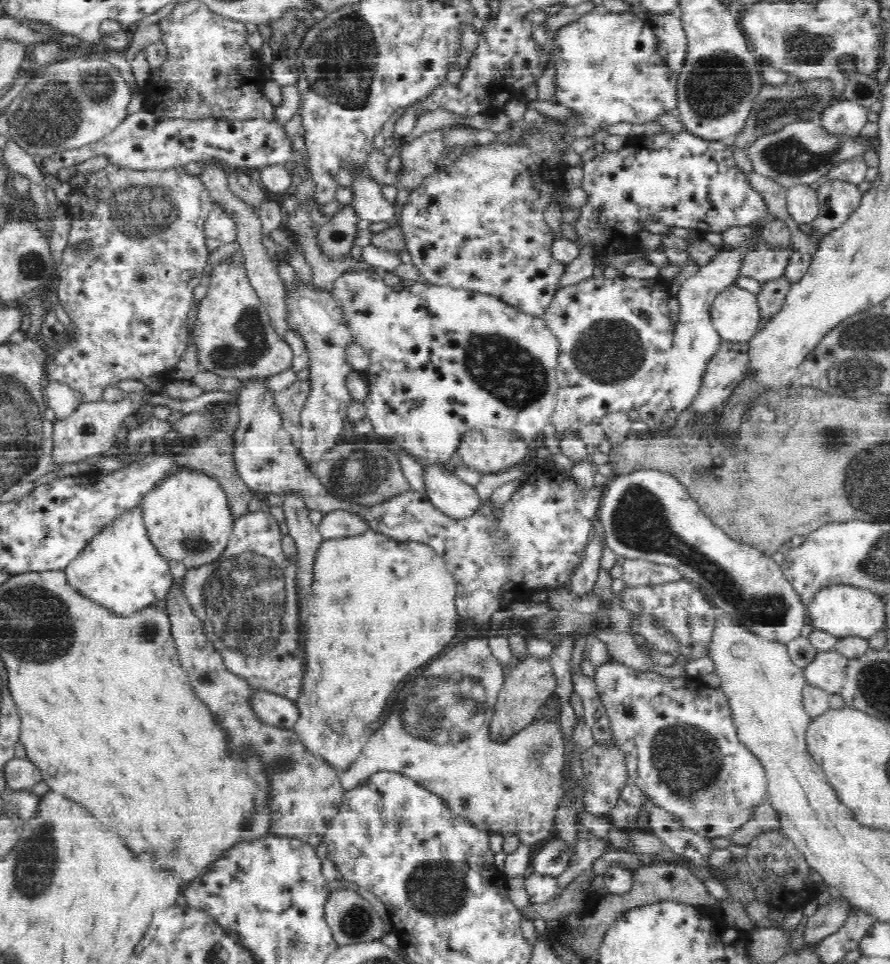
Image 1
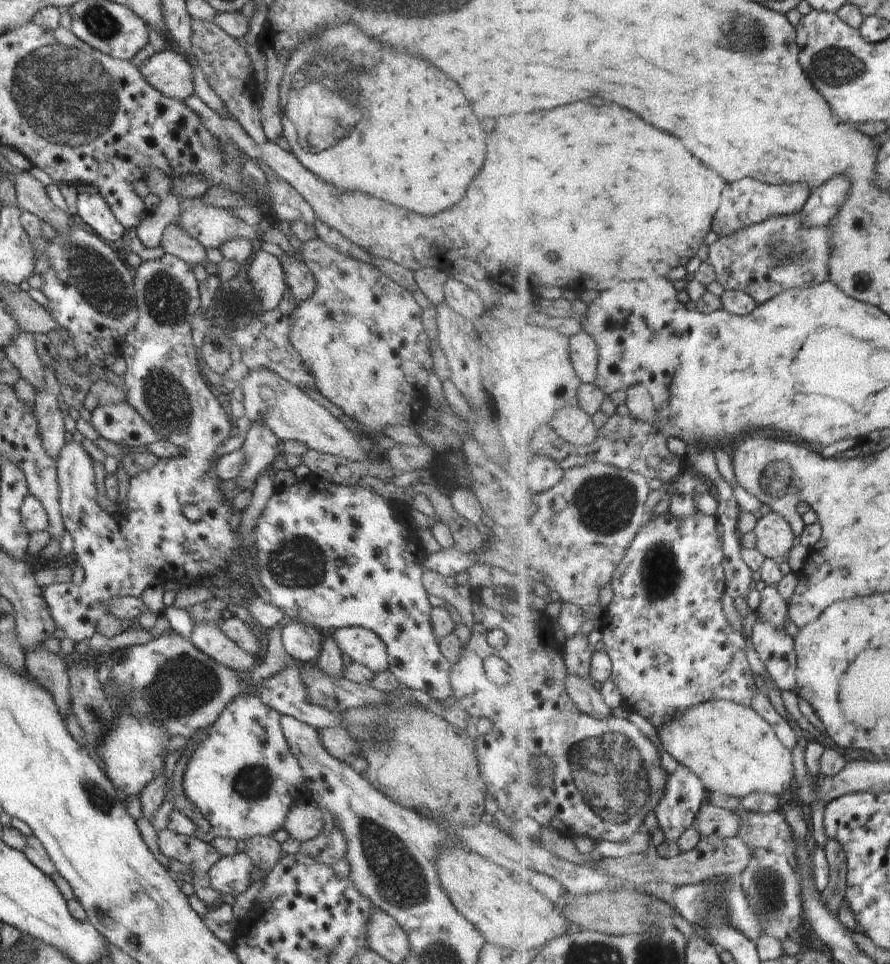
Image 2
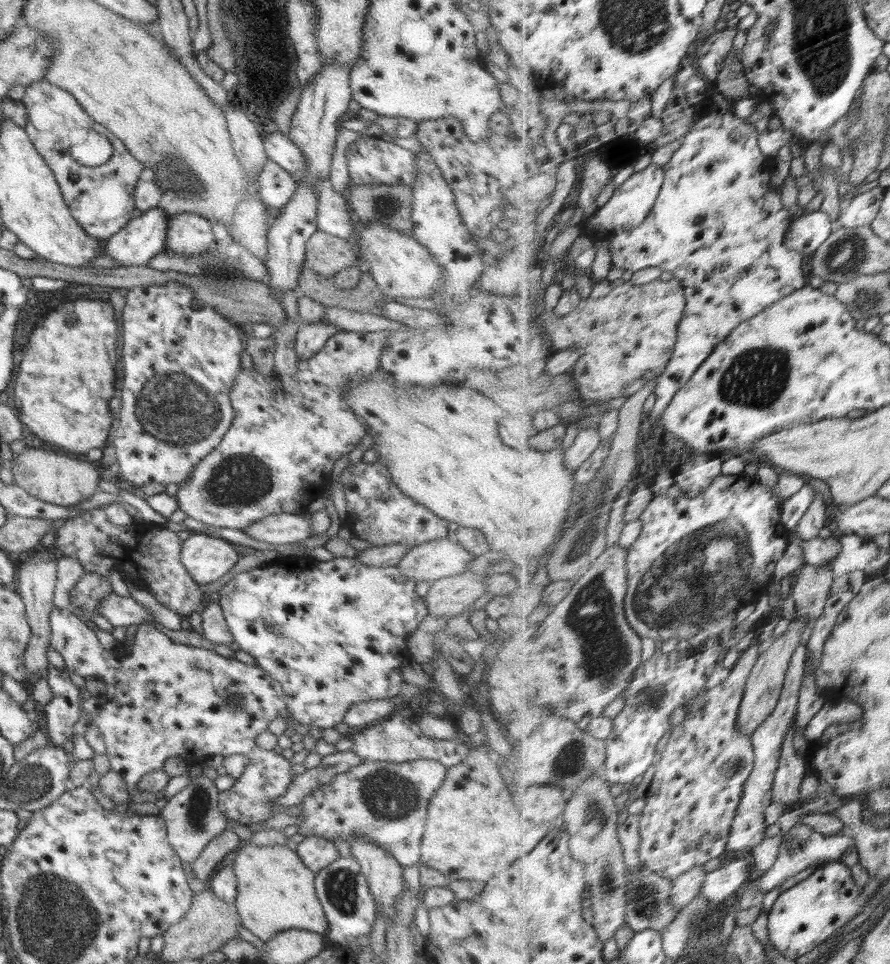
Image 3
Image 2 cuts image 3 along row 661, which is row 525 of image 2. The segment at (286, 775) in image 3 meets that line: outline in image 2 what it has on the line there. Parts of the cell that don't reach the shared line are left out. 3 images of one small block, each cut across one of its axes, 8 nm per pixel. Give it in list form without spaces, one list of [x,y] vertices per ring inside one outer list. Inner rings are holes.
[[[166,253],[165,256],[162,258],[147,262],[142,262],[139,267],[133,269],[133,286],[134,286],[134,299],[137,305],[137,322],[136,325],[126,334],[125,343],[126,345],[123,347],[122,356],[126,361],[126,373],[123,374],[123,380],[125,385],[125,392],[126,392],[126,403],[140,414],[141,418],[144,418],[145,422],[148,422],[155,429],[156,433],[159,433],[160,436],[163,437],[163,440],[169,441],[171,444],[178,446],[182,451],[183,454],[178,457],[173,457],[170,459],[162,459],[159,460],[157,464],[154,464],[150,470],[148,471],[141,471],[139,476],[131,477],[130,478],[130,486],[128,486],[128,512],[125,514],[126,522],[122,519],[122,522],[116,521],[109,513],[104,511],[100,505],[98,504],[97,496],[98,492],[95,487],[95,473],[93,469],[93,464],[90,462],[90,456],[84,450],[82,444],[79,442],[68,442],[65,446],[61,449],[59,456],[57,457],[57,476],[59,479],[59,506],[61,509],[61,518],[63,521],[63,526],[65,532],[68,532],[70,536],[74,539],[74,551],[72,553],[73,560],[80,562],[84,571],[86,571],[86,575],[84,576],[84,581],[80,582],[80,584],[73,584],[71,581],[70,583],[53,583],[50,584],[47,588],[42,588],[42,597],[48,606],[51,620],[54,620],[56,629],[62,630],[64,632],[65,638],[68,640],[72,640],[75,645],[86,640],[87,638],[91,638],[95,633],[94,627],[96,626],[96,621],[104,614],[107,614],[107,600],[111,597],[118,597],[118,596],[130,596],[130,597],[139,597],[141,594],[149,587],[154,587],[157,584],[163,584],[168,580],[172,580],[173,578],[178,578],[178,582],[182,582],[182,584],[188,584],[188,586],[192,586],[192,584],[198,584],[200,586],[208,586],[208,589],[215,595],[211,600],[208,602],[204,602],[199,605],[190,606],[187,608],[187,612],[190,614],[190,617],[193,619],[193,623],[208,623],[208,622],[220,622],[222,612],[224,609],[228,610],[228,606],[232,605],[239,605],[240,607],[245,607],[245,601],[242,601],[242,597],[253,597],[254,595],[250,595],[248,589],[246,590],[245,587],[251,588],[247,581],[245,582],[245,586],[242,587],[240,584],[234,584],[230,587],[223,587],[223,588],[216,588],[214,586],[210,586],[208,582],[210,582],[210,576],[214,576],[216,572],[220,572],[220,570],[226,570],[228,572],[228,576],[232,579],[240,579],[236,577],[233,573],[229,572],[228,567],[228,560],[229,555],[233,551],[237,551],[239,547],[236,543],[236,536],[237,536],[237,528],[240,524],[240,518],[244,512],[234,514],[232,512],[231,504],[232,501],[226,501],[219,492],[218,478],[216,477],[216,470],[215,464],[217,463],[217,459],[214,461],[214,451],[218,448],[219,444],[222,444],[224,440],[234,434],[236,432],[236,427],[232,422],[229,420],[229,415],[223,410],[222,406],[219,404],[216,396],[212,394],[210,384],[206,381],[203,376],[200,376],[198,369],[197,369],[197,356],[195,355],[195,348],[193,346],[193,339],[191,336],[192,329],[194,326],[199,323],[197,318],[196,312],[201,307],[201,299],[199,296],[199,287],[194,274],[192,273],[192,268],[188,264],[185,264],[182,260],[176,258],[176,256],[170,255]],[[188,504],[193,504],[196,508],[200,509],[200,513],[202,513],[202,517],[197,522],[190,522],[190,520],[186,519],[186,516],[183,514],[183,509],[188,506]]]

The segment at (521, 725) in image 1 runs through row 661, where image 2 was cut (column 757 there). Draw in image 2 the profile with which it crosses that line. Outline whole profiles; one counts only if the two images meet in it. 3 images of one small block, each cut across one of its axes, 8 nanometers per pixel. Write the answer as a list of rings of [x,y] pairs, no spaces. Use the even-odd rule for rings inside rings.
[[[765,510],[765,516],[755,531],[757,549],[767,559],[782,560],[789,556],[796,544],[795,530],[787,516],[773,510]]]

